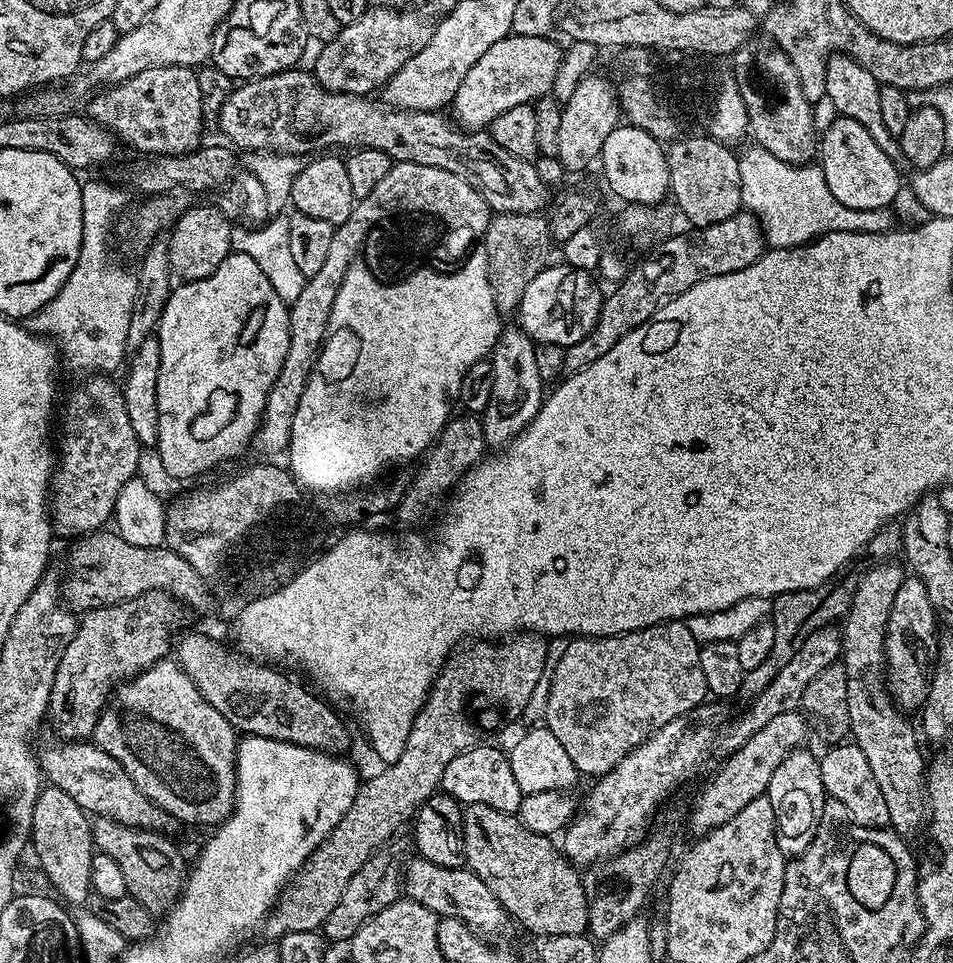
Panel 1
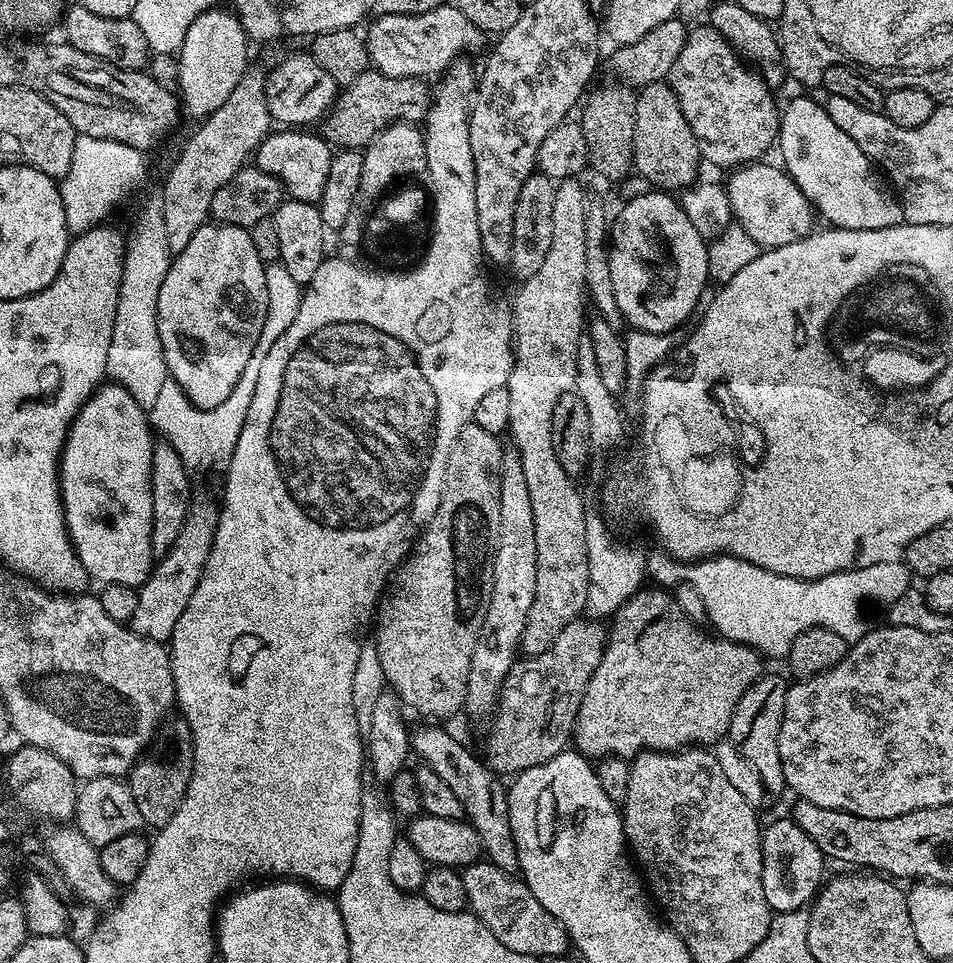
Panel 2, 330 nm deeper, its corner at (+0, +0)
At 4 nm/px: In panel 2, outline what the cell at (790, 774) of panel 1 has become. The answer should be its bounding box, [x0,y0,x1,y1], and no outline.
[760,818,826,913]

